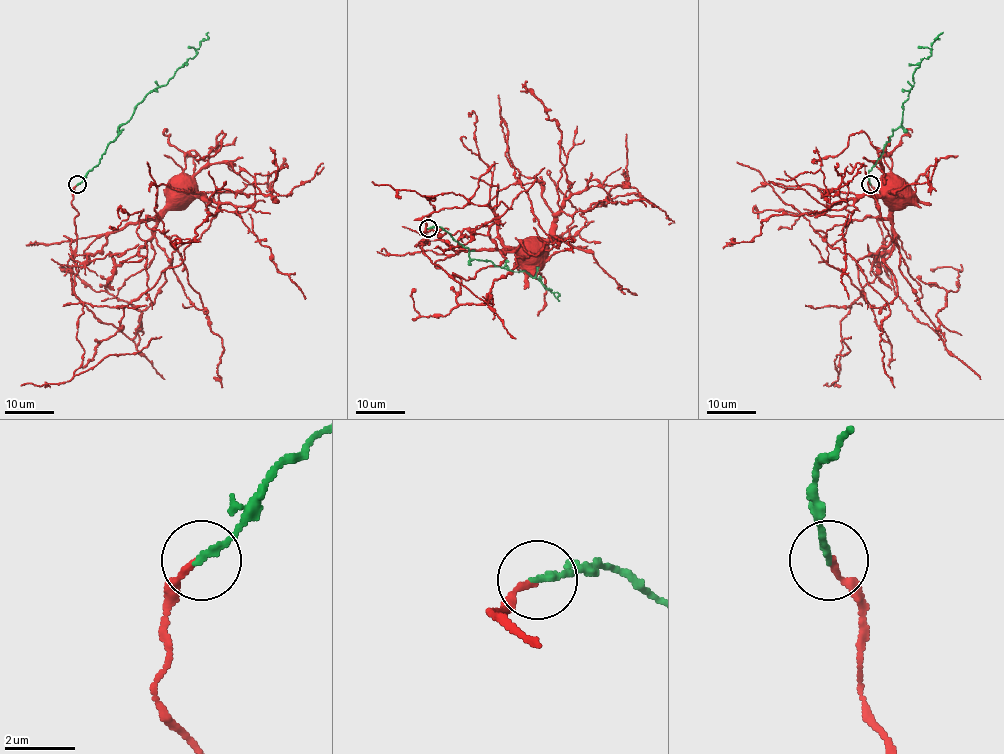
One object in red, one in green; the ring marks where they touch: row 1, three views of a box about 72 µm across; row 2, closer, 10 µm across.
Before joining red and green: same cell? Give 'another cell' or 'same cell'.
another cell

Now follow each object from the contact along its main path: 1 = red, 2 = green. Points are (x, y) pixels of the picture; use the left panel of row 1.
1: (77, 184), (71, 201), (77, 211), (77, 255), (96, 254), (112, 232), (129, 224), (157, 219), (181, 195)
2: (77, 184), (130, 118), (134, 107), (149, 92), (164, 86), (196, 54), (200, 43), (207, 39), (207, 32)

